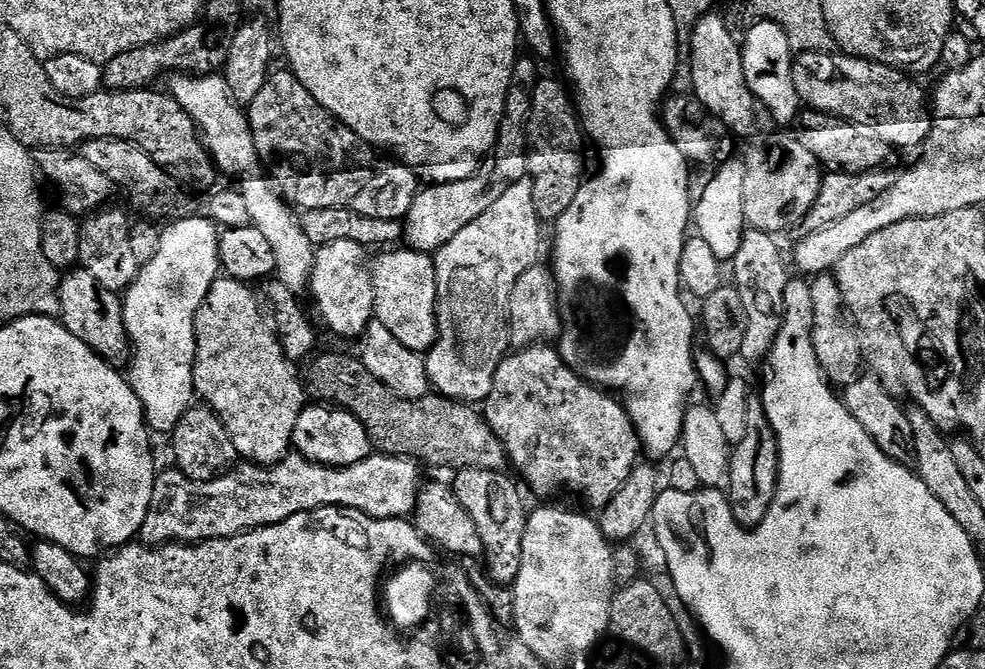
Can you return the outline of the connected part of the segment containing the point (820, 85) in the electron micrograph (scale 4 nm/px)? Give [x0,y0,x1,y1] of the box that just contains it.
[792,52,933,149]

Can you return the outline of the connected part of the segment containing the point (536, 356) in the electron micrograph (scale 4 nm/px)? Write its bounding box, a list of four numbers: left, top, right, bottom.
[482,346,642,510]

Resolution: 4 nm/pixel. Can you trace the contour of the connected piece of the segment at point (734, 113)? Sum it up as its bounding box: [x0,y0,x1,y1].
[690,12,756,138]

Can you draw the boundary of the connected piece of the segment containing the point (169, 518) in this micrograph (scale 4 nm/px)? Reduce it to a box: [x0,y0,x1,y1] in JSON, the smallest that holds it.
[139,454,422,546]

